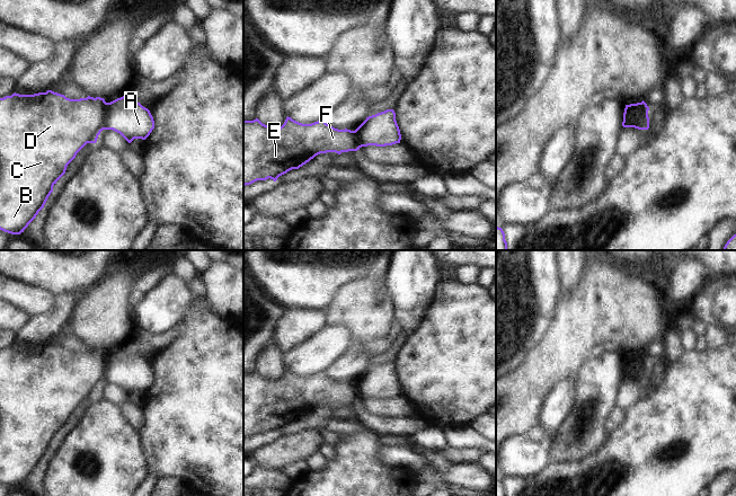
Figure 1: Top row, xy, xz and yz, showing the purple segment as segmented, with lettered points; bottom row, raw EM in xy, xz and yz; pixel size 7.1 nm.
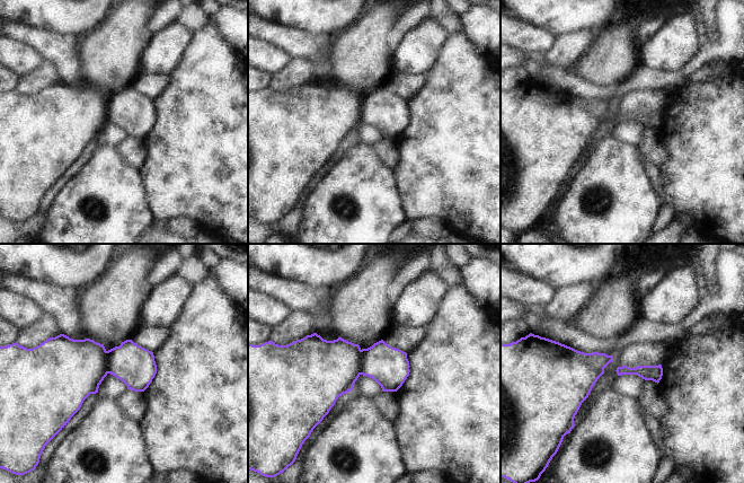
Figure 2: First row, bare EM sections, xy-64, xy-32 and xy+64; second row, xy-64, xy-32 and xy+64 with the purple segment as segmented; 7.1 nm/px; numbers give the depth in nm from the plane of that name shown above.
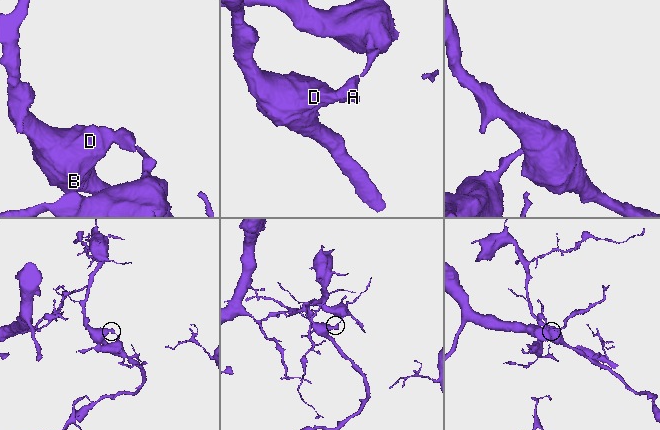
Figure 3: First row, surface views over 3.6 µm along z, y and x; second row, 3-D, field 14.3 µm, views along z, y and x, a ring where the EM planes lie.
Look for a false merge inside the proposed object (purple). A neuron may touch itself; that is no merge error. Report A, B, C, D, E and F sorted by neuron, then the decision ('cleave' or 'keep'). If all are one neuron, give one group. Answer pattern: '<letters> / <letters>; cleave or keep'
A / B C D E F; cleave

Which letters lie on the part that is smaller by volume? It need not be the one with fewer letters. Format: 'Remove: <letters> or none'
Remove: A

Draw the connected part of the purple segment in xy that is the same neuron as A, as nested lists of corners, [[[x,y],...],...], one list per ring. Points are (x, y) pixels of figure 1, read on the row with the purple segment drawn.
[[[125,96],[106,103],[104,130],[119,133],[128,143],[134,139],[145,140],[154,129],[150,110]]]

